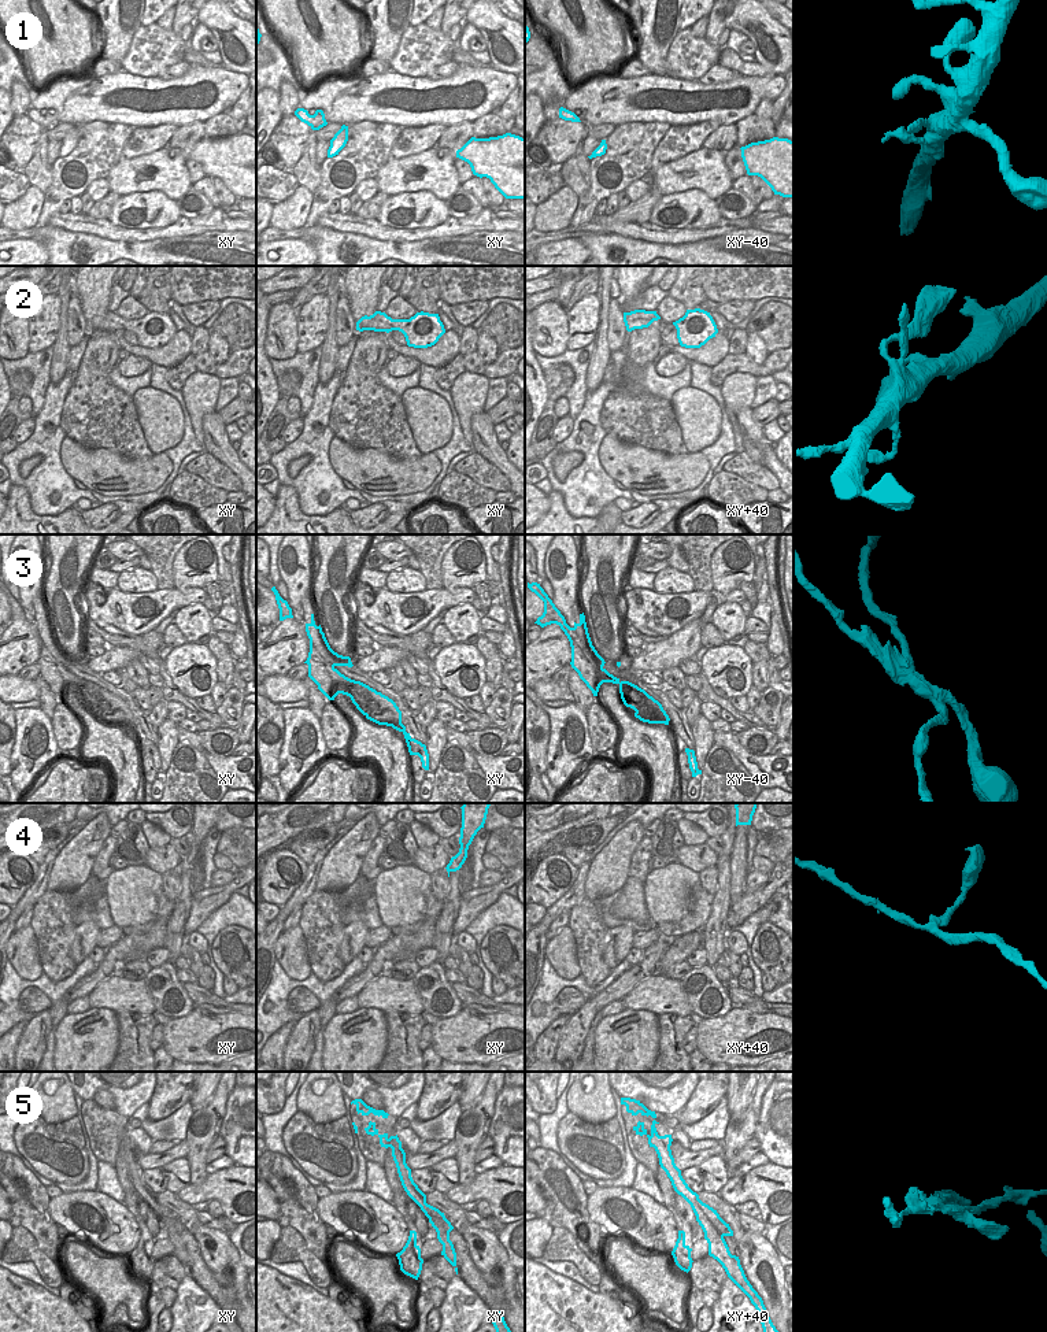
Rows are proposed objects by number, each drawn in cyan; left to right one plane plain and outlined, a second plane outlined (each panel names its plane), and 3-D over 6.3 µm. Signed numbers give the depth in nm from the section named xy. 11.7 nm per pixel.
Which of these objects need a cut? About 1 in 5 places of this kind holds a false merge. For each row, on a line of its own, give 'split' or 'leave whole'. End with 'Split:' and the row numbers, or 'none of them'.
1: leave whole
2: leave whole
3: split
4: leave whole
5: split
Split: 3, 5

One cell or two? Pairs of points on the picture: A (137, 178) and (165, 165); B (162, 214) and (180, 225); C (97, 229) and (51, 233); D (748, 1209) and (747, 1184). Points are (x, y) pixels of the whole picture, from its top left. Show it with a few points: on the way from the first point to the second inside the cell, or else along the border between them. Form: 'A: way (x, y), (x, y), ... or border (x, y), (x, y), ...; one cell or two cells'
A: way (144, 177), (151, 177), (158, 171); one cell
B: border (180, 215), (169, 225), (143, 229); two cells
C: border (48, 224), (107, 239); two cells
D: border (736, 1206), (753, 1201), (761, 1216); two cells

